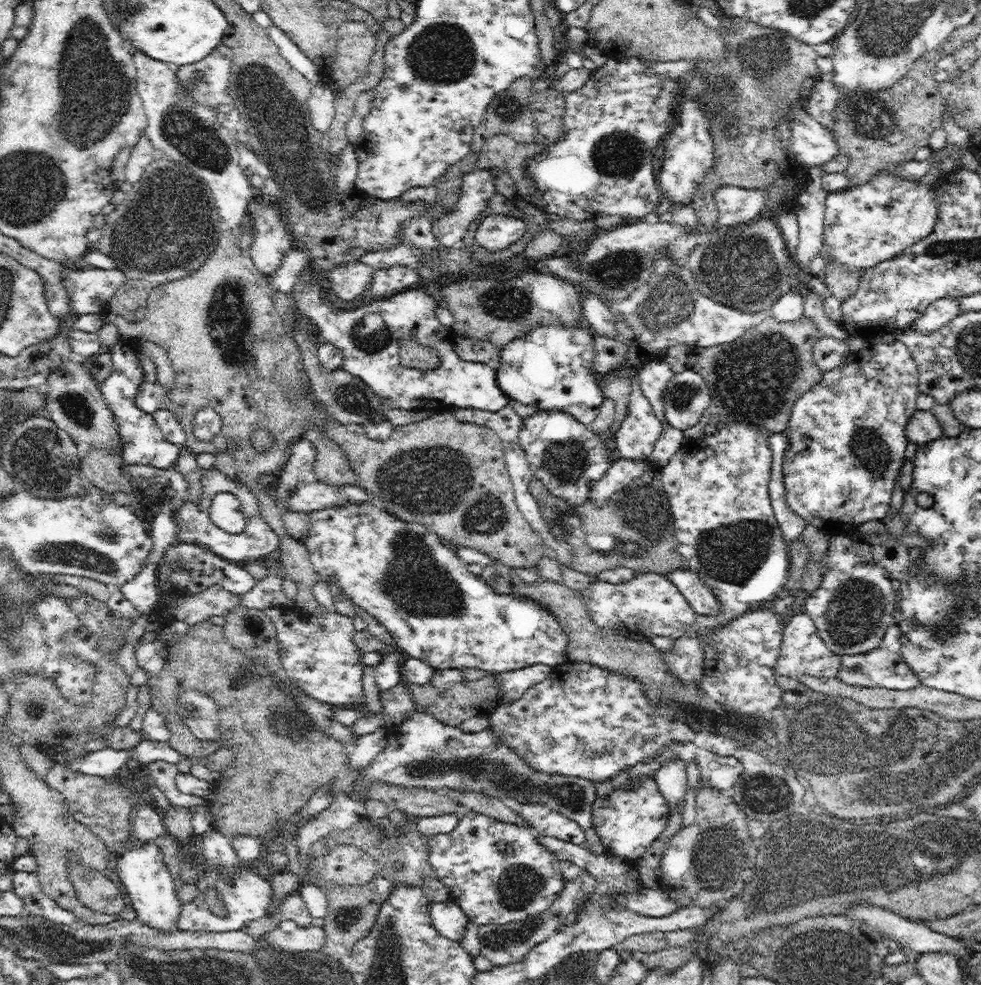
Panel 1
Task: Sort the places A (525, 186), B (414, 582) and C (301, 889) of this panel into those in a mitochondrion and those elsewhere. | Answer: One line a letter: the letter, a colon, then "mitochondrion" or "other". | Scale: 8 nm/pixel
A: other
B: mitochondrion
C: other

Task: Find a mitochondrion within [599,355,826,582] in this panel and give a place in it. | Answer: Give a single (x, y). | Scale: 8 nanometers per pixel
(680, 397)

